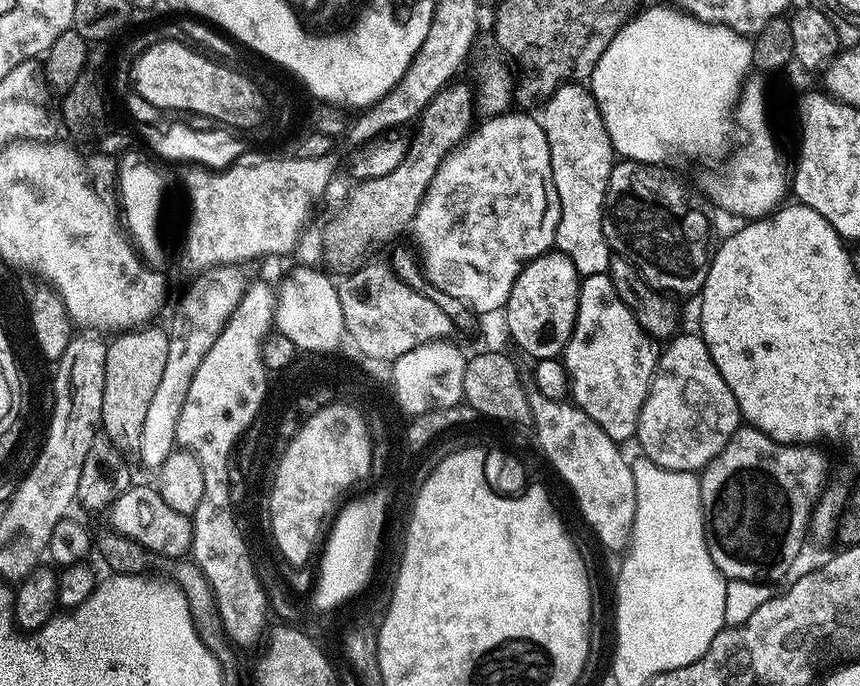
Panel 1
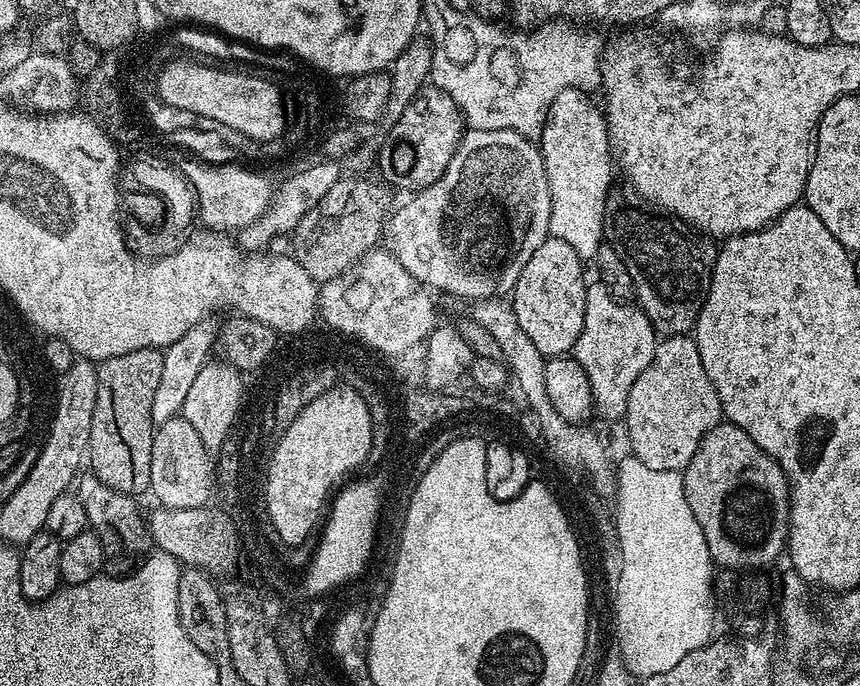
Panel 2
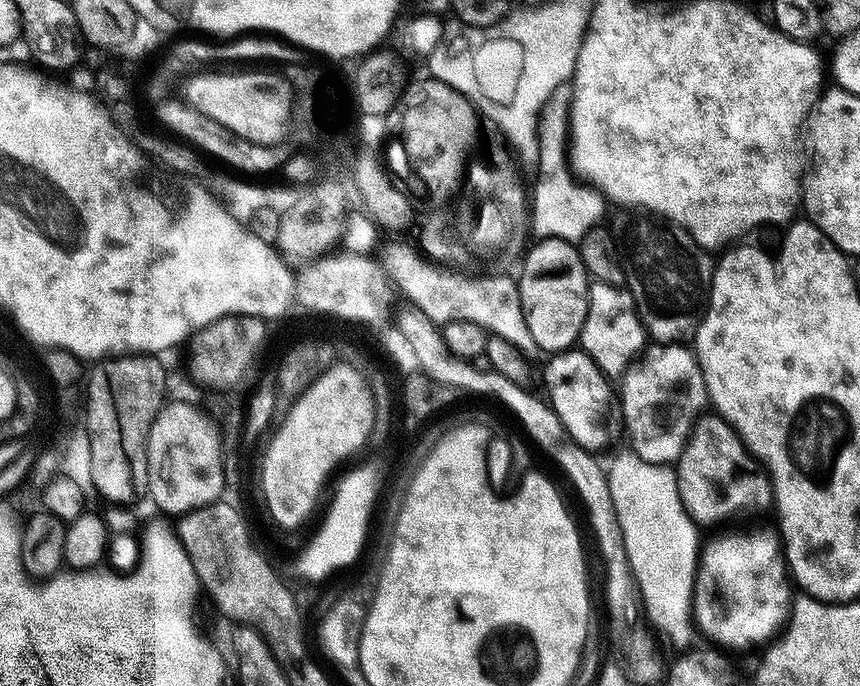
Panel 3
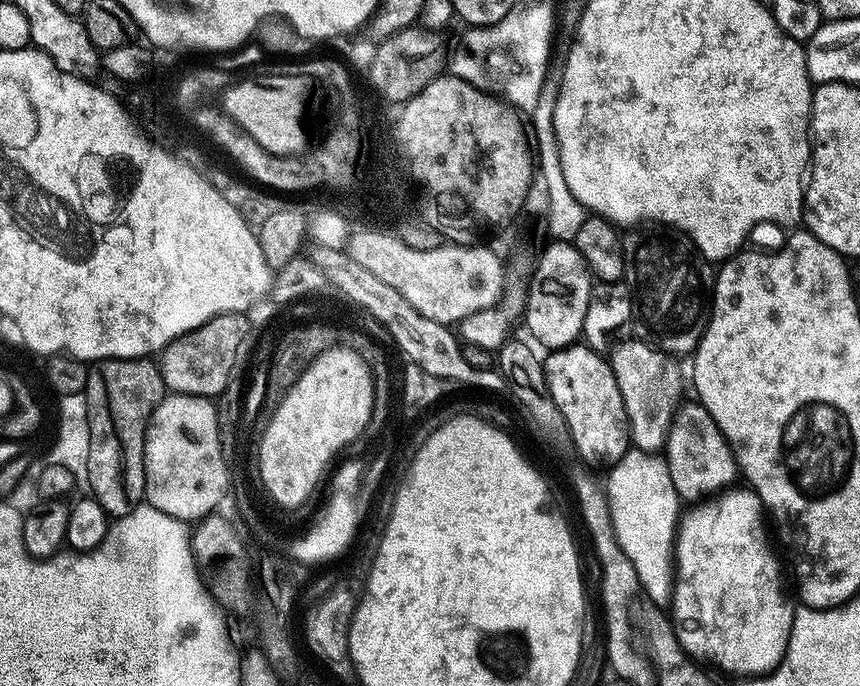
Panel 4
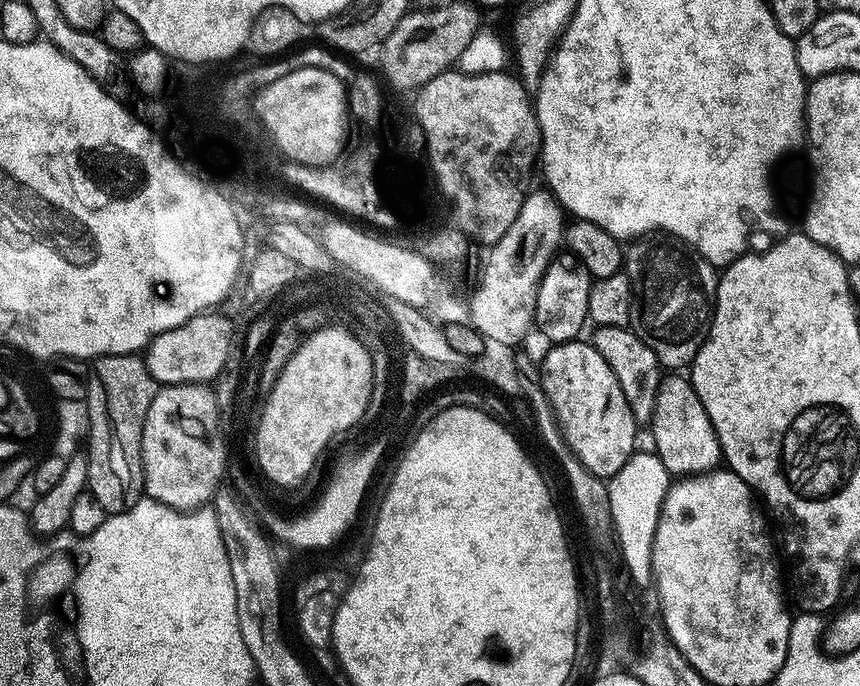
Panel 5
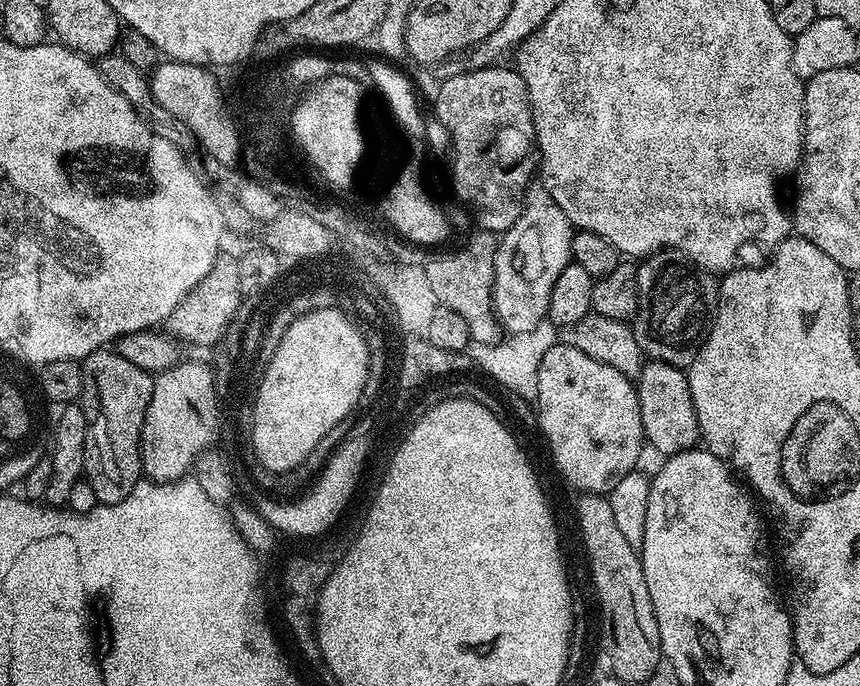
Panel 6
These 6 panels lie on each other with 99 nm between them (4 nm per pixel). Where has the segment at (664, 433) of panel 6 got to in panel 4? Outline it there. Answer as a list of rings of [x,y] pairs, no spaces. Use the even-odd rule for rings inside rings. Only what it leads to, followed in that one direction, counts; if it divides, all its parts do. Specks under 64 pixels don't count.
[[[699,402],[691,403],[681,403],[673,413],[662,449],[670,470],[670,482],[674,482],[674,490],[684,502],[696,502],[709,494],[719,493],[735,485],[738,480],[736,459],[714,418],[710,418],[708,411]]]

